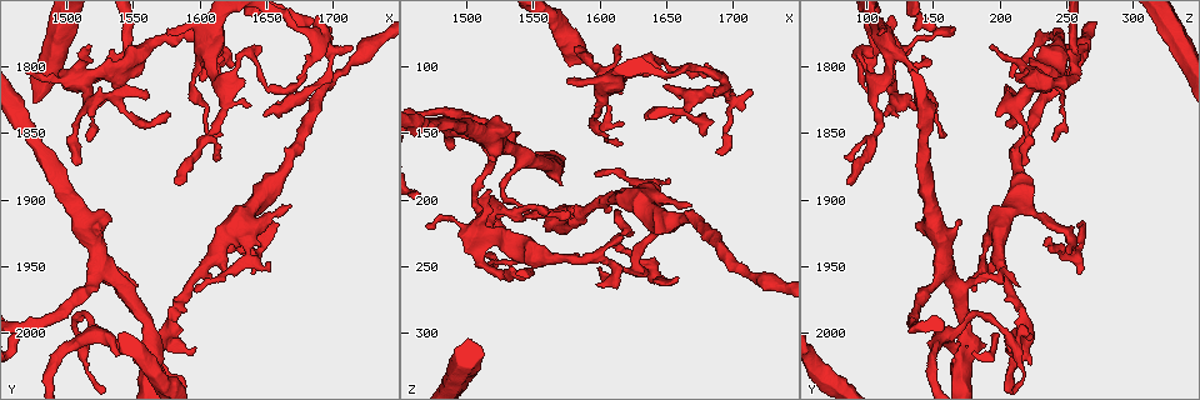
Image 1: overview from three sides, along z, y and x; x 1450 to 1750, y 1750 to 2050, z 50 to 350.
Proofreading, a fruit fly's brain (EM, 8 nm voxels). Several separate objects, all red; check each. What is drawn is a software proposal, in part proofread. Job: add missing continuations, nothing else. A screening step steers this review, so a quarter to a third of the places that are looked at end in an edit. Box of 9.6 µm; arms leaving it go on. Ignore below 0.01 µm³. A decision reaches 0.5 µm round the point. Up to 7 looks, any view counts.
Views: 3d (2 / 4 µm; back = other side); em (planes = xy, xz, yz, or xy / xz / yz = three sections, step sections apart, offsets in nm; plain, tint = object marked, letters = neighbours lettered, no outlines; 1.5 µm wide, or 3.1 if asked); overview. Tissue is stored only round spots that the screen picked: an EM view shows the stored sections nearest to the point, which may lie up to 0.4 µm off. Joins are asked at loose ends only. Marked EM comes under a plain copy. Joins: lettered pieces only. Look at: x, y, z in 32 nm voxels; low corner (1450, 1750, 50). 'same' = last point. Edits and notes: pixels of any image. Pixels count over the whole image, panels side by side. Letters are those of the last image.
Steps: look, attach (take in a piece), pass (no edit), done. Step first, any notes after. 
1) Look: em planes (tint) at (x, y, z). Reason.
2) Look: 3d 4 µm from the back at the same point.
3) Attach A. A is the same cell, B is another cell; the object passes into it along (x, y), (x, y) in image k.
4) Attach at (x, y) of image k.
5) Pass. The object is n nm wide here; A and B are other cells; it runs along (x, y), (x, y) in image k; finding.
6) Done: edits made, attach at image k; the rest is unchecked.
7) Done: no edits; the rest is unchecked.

Look: 3d 2 µm at (1620, 1956, 194). Branch stops here.

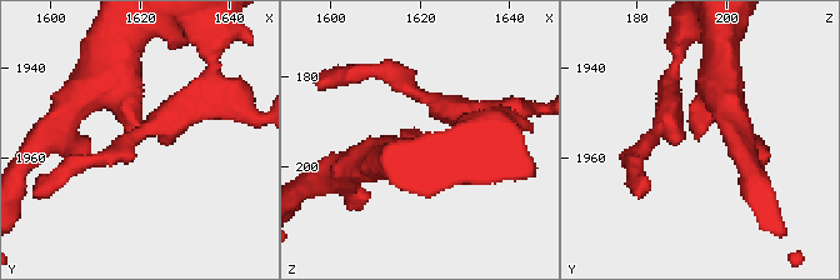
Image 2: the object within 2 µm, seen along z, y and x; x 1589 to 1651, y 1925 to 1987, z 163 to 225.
Look: em planes (tint) at (1620, 1957, 193).

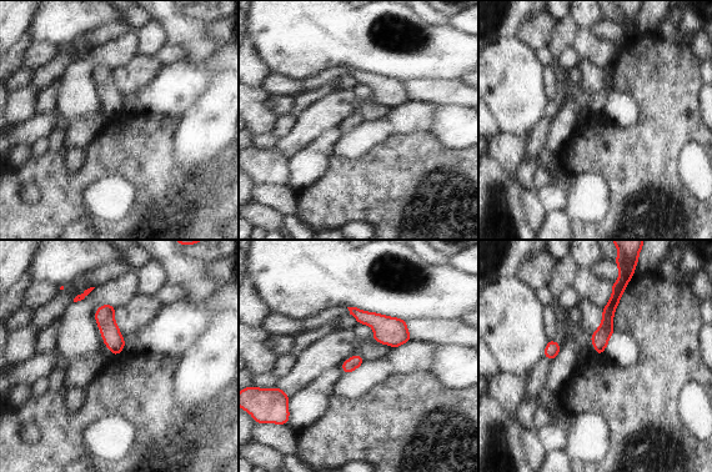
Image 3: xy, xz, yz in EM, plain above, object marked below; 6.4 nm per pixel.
Look: em planes (letters) at the same point. See the neighbours.

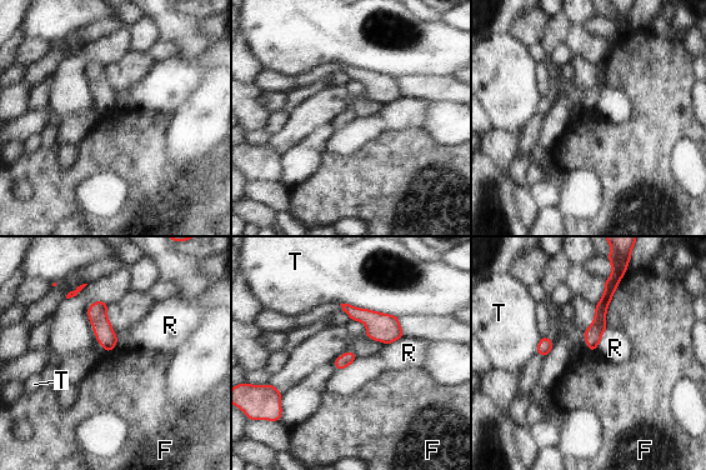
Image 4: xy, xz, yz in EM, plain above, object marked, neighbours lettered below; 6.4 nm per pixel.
Pass. F, R and T are other cells; none of them fits.

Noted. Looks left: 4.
Look: 3d 2 µm at (1618, 1792, 140). Free end.

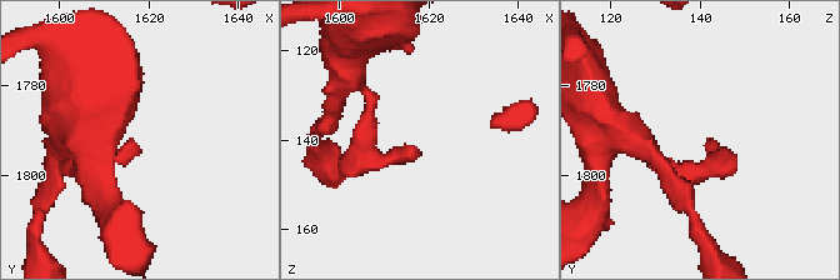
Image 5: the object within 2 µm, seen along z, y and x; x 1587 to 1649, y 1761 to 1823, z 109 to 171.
Look: em planes (letters) at (1615, 1791, 142). Shape alone is not enough.

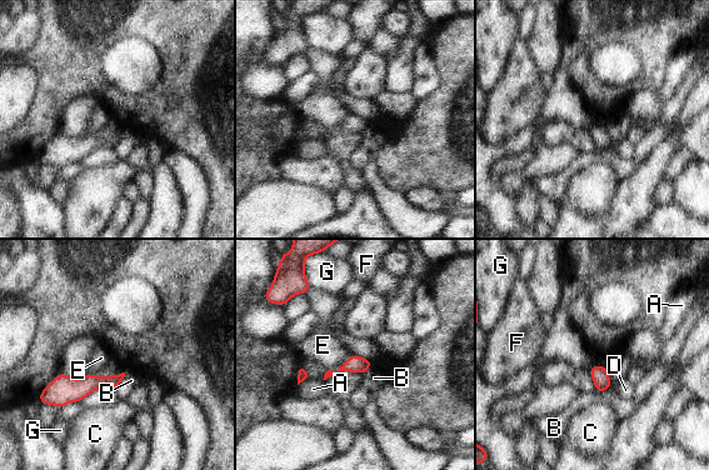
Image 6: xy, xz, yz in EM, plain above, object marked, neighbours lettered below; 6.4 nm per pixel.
Pass. A, B, C, D, E, F and G are other cells; a border runs along (351, 355), (336, 370) in image 6; no lettered piece goes on from it.

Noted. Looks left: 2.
Look: 3d 2 µm at (1510, 1874, 218). Tapers out.

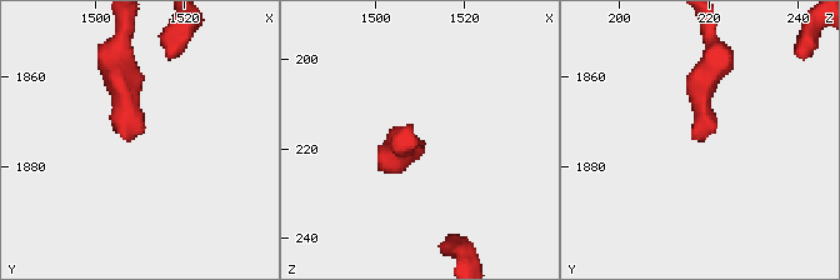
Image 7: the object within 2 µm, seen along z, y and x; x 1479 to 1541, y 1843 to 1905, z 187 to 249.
Look: em planes (letters) at (1509, 1874, 219).

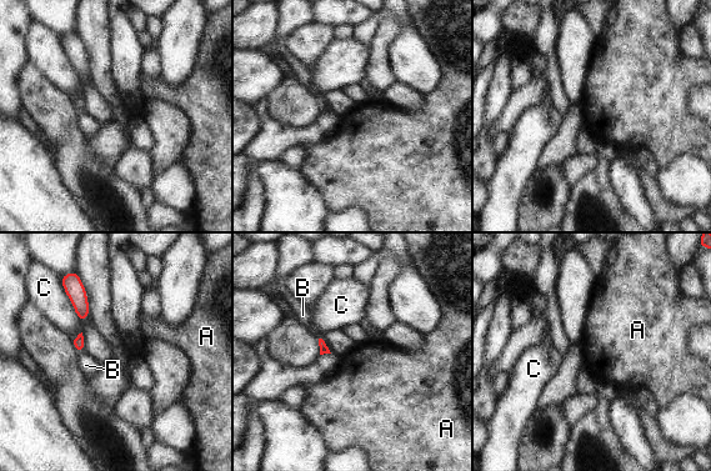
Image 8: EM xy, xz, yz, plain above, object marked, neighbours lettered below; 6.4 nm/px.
Pass. A, B and C are other cells; none of them fits.

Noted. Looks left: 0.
Done: no edits; the rest is unchecked.

